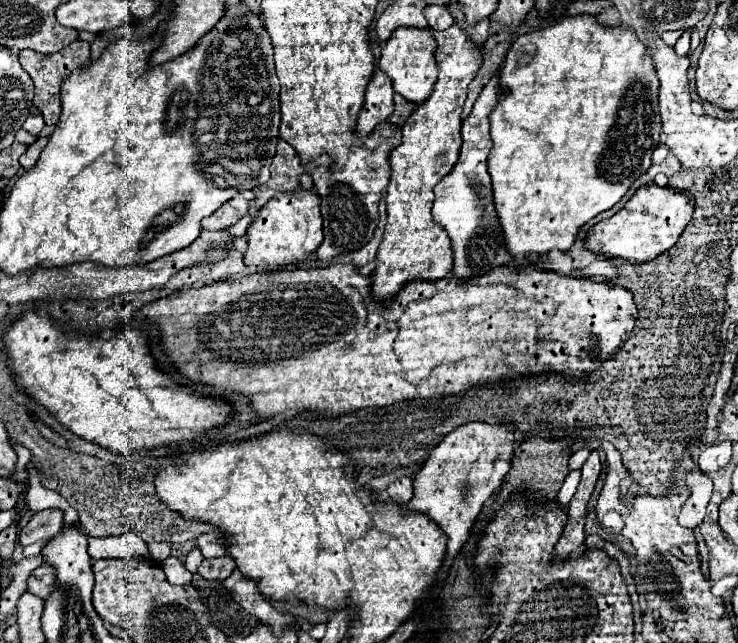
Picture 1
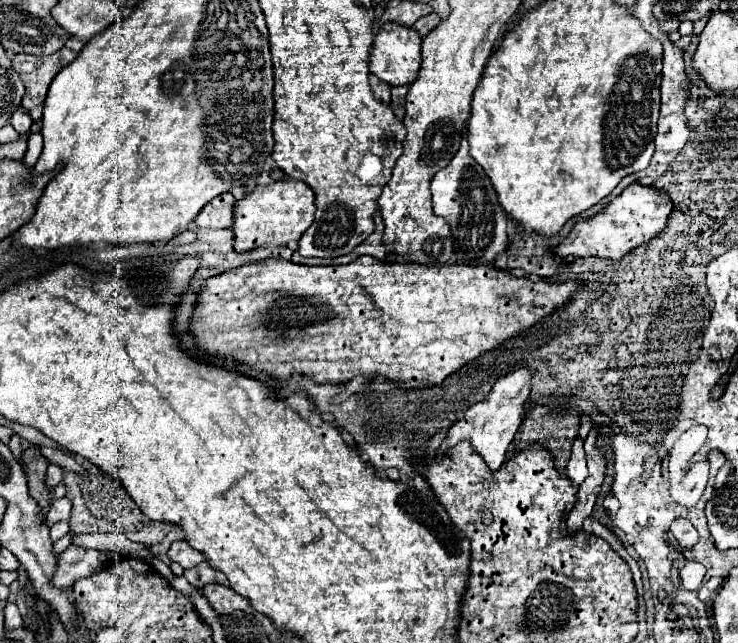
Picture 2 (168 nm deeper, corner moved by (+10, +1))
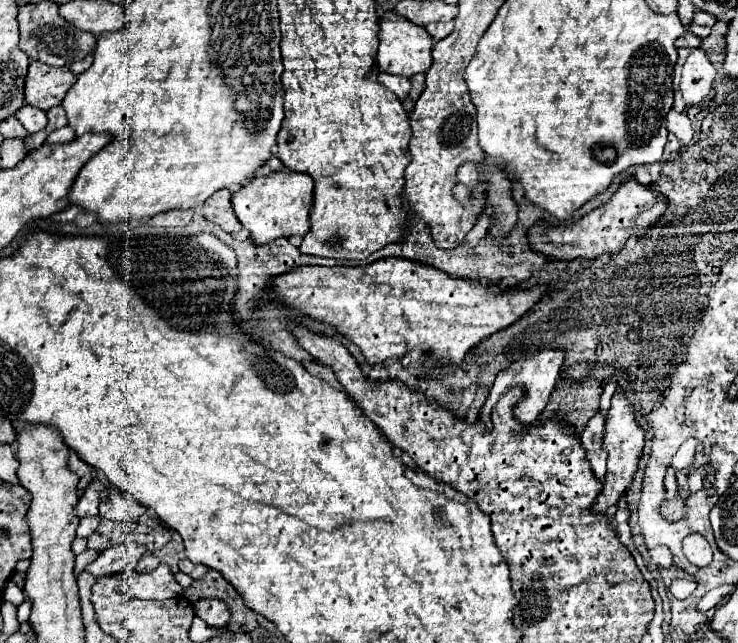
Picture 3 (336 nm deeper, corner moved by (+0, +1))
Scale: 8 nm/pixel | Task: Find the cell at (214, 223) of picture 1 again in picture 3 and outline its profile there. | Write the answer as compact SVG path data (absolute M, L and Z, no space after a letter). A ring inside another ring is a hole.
M219 190L215 192L203 206L203 214L209 222L221 226L225 232L239 232L243 226L237 220L237 216L233 214L233 206L231 206L231 190Z

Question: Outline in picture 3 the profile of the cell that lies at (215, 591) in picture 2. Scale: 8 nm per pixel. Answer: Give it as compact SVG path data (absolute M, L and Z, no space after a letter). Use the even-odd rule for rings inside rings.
M203 598L195 604L195 614L201 616L209 626L225 626L231 618L231 612L227 610L225 602L219 602L219 598Z

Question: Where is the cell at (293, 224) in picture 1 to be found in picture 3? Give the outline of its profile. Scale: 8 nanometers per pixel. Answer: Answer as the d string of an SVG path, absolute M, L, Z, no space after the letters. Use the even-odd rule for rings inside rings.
M271 172L269 176L257 176L249 180L239 192L231 198L235 216L249 230L251 242L261 246L275 238L289 238L289 236L305 236L309 230L309 212L313 206L313 180L309 174L303 172Z

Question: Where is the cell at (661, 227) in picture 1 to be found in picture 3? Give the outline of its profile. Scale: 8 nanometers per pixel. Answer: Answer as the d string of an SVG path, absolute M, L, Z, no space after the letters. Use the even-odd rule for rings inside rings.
M635 178L621 184L621 188L597 210L589 212L575 224L561 224L561 226L547 226L537 222L529 230L529 246L535 252L545 256L553 256L559 260L573 260L573 258L595 258L601 254L615 254L623 250L629 236L645 234L667 210L667 198L661 192L655 192Z

